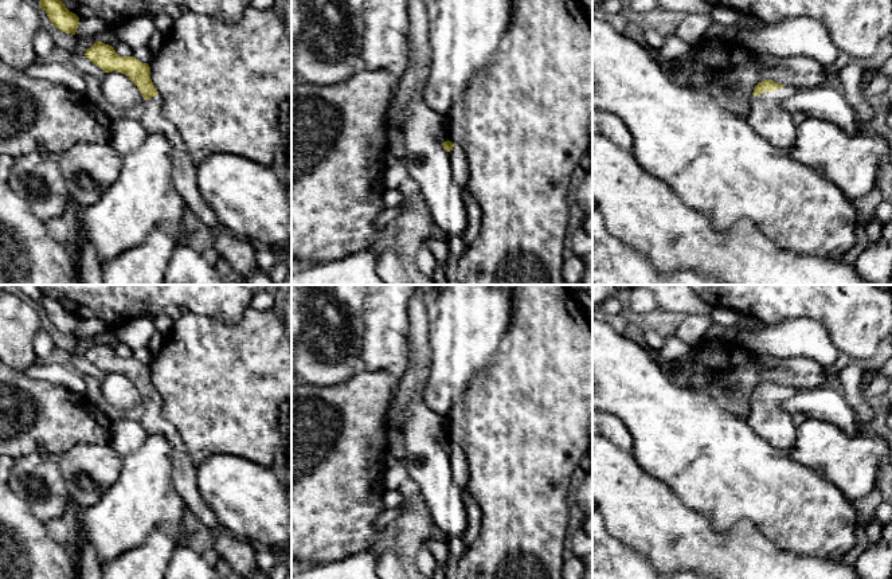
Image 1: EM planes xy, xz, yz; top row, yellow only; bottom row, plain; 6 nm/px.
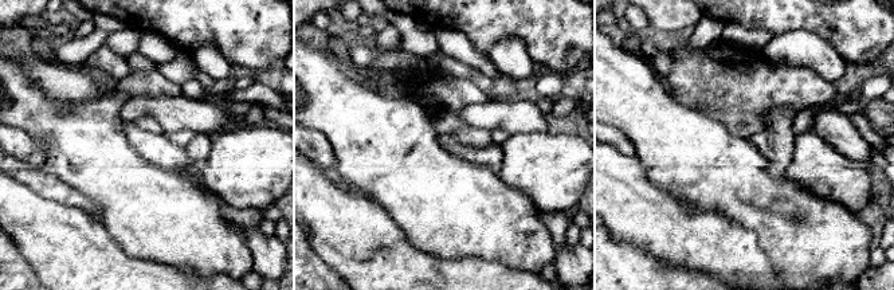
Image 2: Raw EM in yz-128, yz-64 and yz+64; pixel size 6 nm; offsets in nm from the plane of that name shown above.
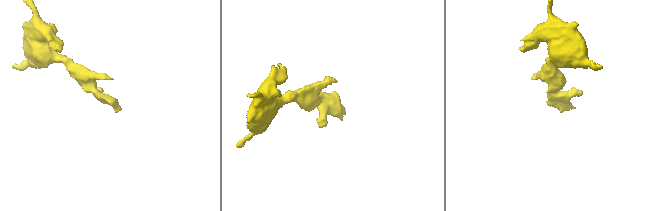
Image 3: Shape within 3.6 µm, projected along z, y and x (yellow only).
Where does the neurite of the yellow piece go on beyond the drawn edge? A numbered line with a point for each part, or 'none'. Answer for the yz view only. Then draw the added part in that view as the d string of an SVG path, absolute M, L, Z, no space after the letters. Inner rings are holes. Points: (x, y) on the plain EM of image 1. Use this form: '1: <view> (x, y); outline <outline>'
1: yz (769, 419); outline M783 387L775 392L764 392L752 398L752 410L747 425L766 439L776 454L787 454L795 441L795 426L791 415L782 407L794 396L794 390Z

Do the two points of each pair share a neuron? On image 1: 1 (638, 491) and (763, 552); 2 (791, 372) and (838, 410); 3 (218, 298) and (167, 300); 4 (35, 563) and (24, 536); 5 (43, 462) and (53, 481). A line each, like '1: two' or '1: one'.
1: one
2: two
3: one
4: one
5: one

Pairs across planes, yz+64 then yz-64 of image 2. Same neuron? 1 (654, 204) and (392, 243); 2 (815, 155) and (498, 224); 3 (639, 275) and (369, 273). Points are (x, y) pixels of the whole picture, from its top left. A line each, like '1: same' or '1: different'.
1: same
2: different
3: different

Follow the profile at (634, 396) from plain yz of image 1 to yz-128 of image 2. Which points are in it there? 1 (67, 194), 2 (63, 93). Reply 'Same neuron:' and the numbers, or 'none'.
Same neuron: none

